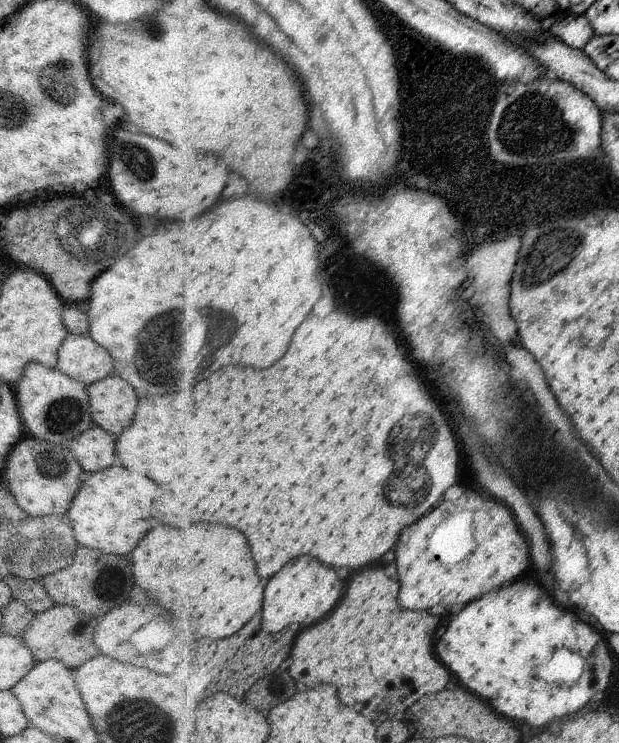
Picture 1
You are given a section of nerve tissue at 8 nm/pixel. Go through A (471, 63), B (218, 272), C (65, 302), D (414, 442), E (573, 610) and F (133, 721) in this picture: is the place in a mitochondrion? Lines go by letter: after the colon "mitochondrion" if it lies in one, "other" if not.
A: other
B: other
C: other
D: mitochondrion
E: other
F: mitochondrion

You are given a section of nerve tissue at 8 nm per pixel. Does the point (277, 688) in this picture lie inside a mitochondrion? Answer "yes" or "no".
no

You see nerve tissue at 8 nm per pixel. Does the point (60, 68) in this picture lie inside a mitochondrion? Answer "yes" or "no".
yes

